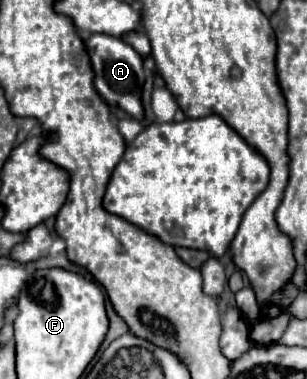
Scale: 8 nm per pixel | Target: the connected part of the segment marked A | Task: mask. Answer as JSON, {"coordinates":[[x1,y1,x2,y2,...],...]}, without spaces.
{"coordinates":[[85,35,85,45,91,55,97,91,111,105,117,105,129,117,141,121,145,117,145,109,143,109,143,101,141,101,145,71,143,71,143,59,139,57,139,53,129,43,125,43,121,39,113,39,111,35]]}

